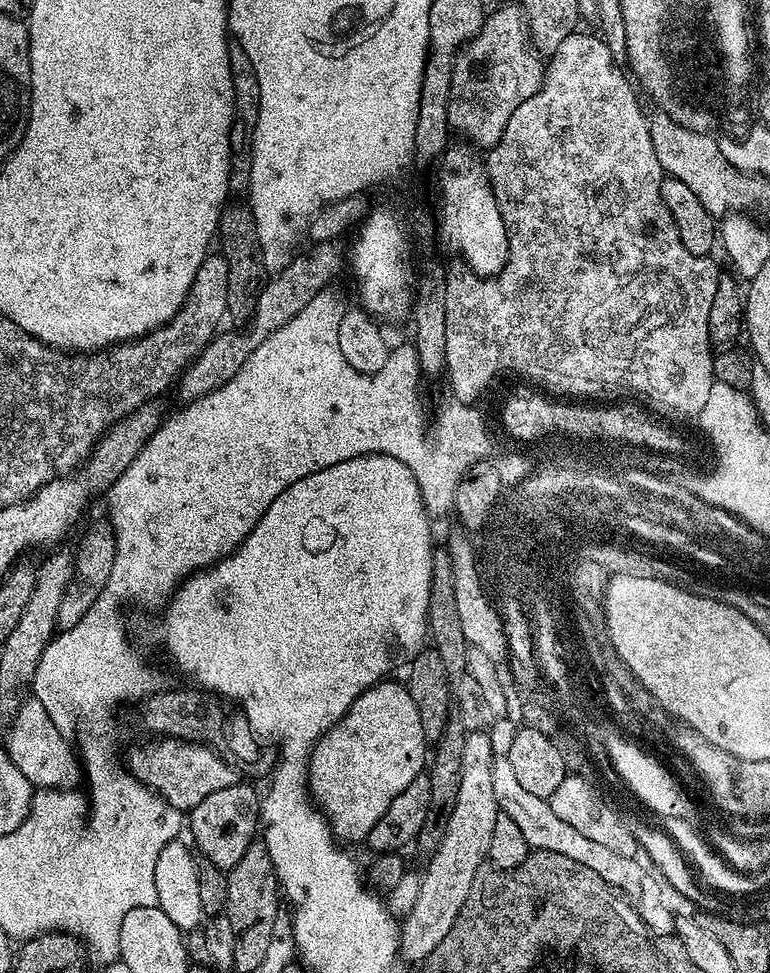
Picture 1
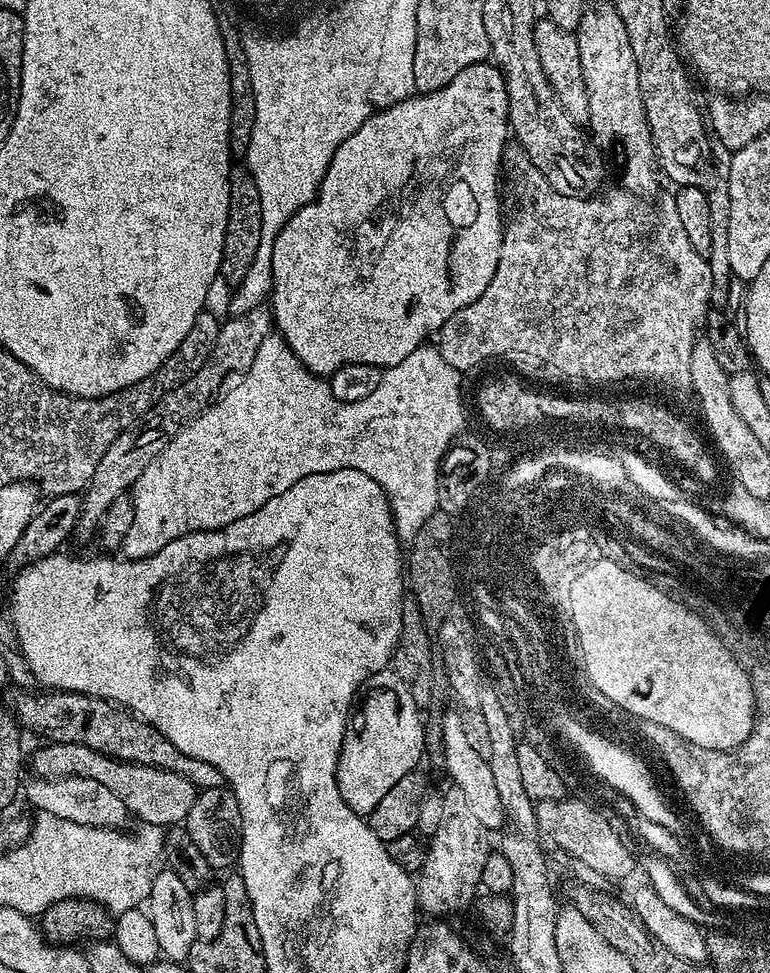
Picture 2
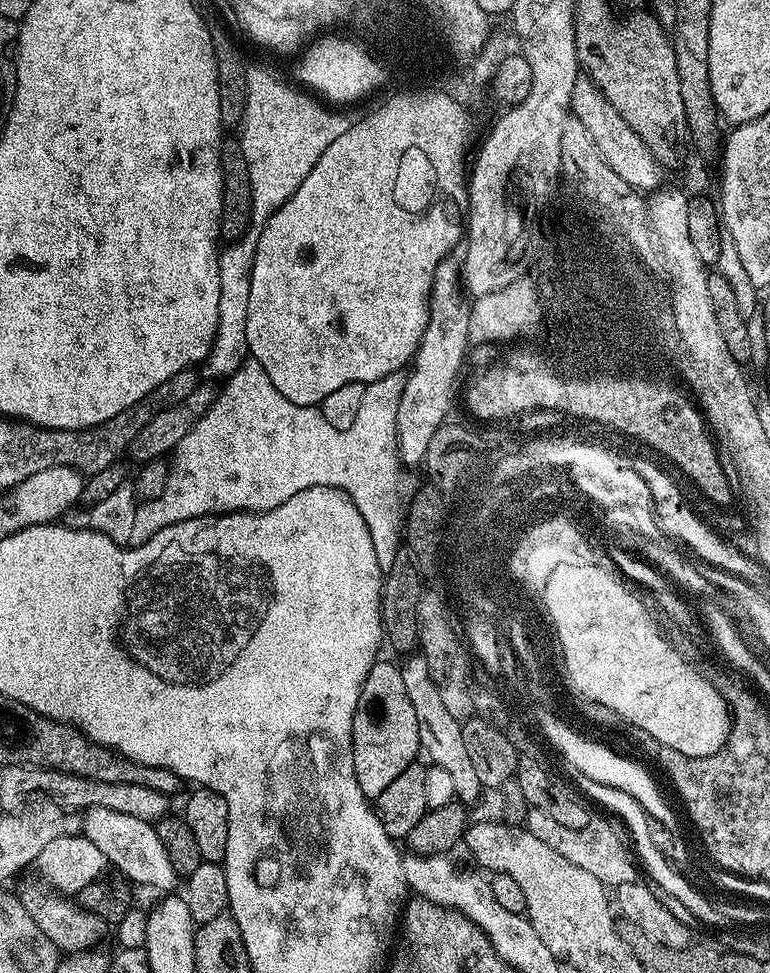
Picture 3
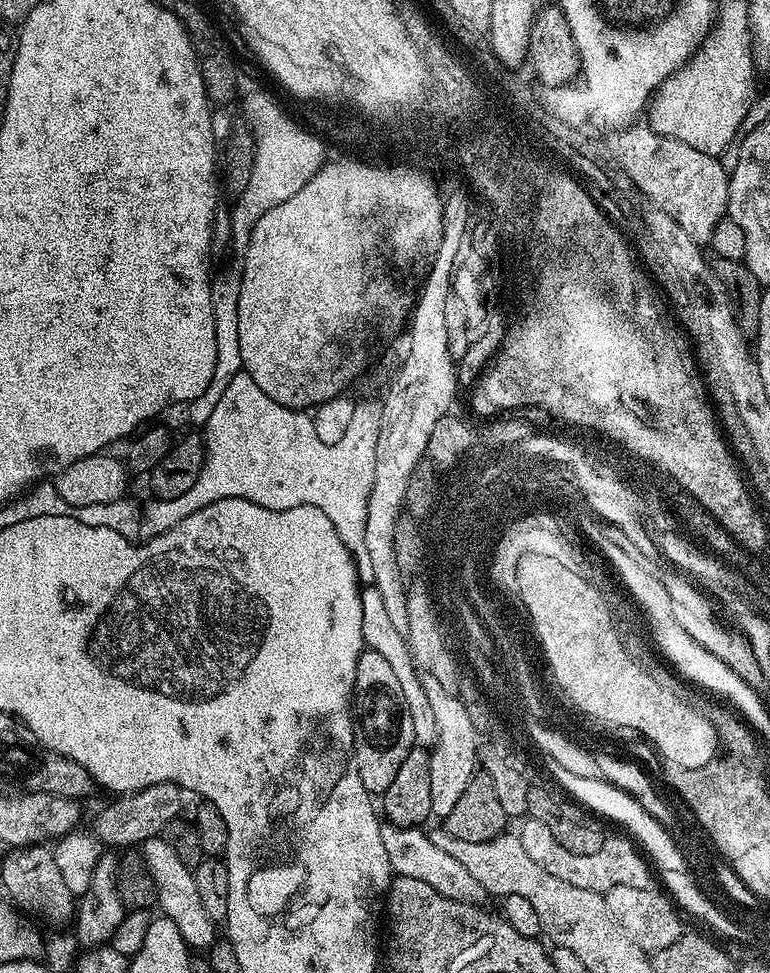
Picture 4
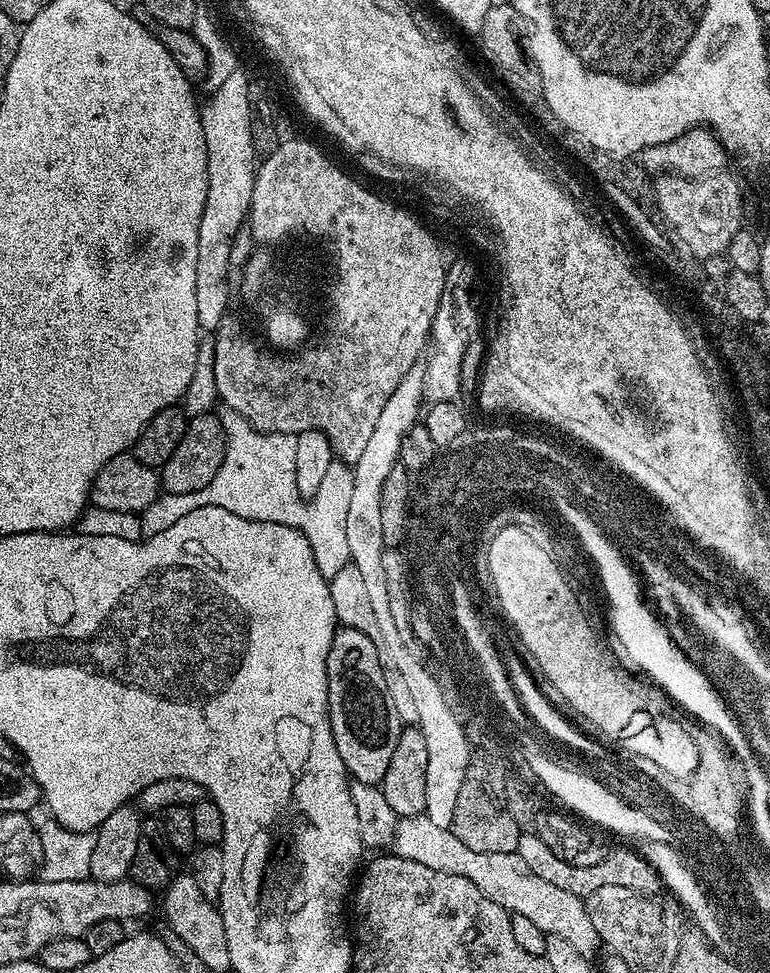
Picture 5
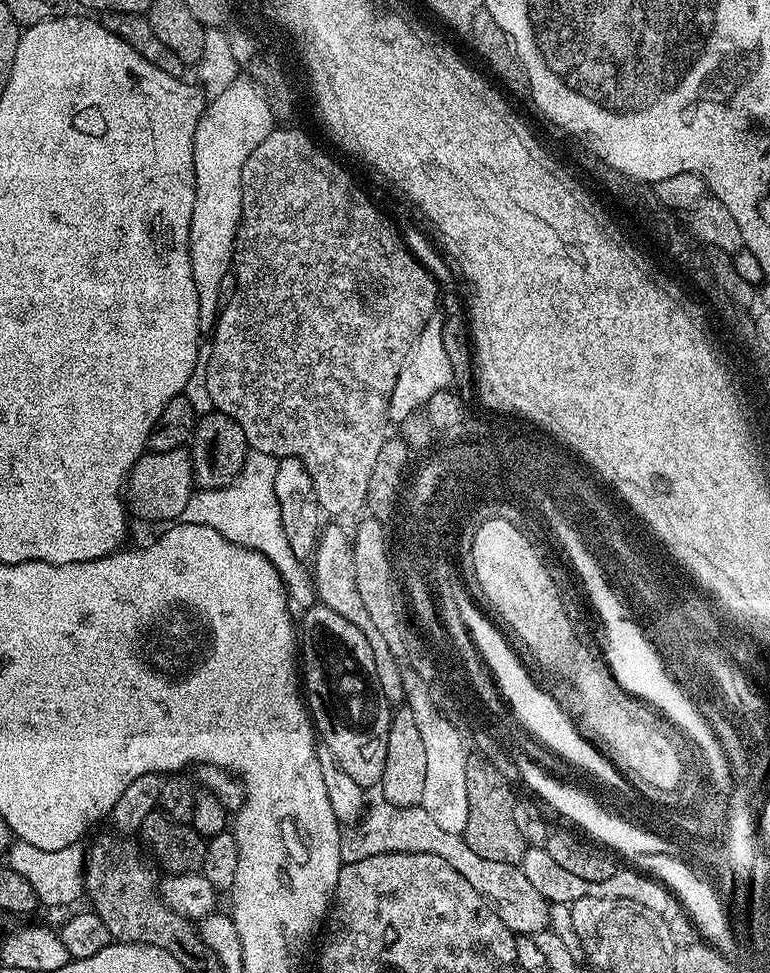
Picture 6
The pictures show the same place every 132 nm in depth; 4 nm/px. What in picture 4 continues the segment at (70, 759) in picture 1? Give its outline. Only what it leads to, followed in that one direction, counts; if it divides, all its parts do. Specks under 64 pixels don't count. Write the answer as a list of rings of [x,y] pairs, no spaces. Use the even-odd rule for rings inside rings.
[[[159,836],[144,841],[142,851],[144,851],[142,853],[143,862],[156,887],[156,904],[160,908],[159,911],[166,918],[170,918],[170,922],[174,922],[174,926],[178,926],[189,949],[211,949],[218,939],[218,933],[216,933],[218,924],[217,921],[208,917],[206,910],[202,910],[202,902],[198,899],[198,890],[194,887],[192,869],[184,865],[174,855],[174,850],[170,850],[170,846],[166,846],[166,842]]]

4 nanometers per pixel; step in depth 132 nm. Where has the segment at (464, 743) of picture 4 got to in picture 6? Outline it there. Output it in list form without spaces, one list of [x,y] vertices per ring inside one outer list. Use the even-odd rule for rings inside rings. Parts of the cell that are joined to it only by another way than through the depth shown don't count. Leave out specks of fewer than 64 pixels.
[[[408,670],[403,677],[406,706],[414,714],[414,722],[418,722],[422,746],[426,750],[426,787],[422,793],[422,806],[426,814],[434,818],[434,826],[446,830],[446,834],[459,836],[466,830],[466,814],[470,814],[465,785],[466,762],[470,752],[464,749],[465,733],[449,727],[449,720],[439,714],[427,685],[418,674]]]

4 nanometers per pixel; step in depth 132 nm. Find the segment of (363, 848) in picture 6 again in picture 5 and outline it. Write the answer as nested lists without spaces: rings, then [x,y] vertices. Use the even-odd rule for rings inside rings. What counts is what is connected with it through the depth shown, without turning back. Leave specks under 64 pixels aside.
[[[425,815],[399,817],[396,827],[392,829],[390,848],[395,855],[410,858],[410,862],[422,862],[422,866],[430,866],[430,870],[470,878],[470,882],[474,882],[474,886],[478,886],[490,902],[498,902],[498,906],[505,908],[512,916],[530,918],[530,922],[534,922],[534,926],[538,926],[545,936],[563,938],[583,956],[591,957],[592,951],[601,947],[600,936],[590,922],[584,900],[529,872],[526,862],[522,862],[515,852],[470,850],[470,846],[462,846],[462,842],[454,838],[451,828],[434,826],[434,822],[430,822]]]

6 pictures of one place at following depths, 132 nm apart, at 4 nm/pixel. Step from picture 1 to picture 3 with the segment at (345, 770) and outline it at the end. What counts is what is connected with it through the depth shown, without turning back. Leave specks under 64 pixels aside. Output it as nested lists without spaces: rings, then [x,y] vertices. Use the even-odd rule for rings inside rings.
[[[377,662],[373,664],[358,706],[354,710],[352,723],[352,749],[354,750],[354,774],[358,778],[358,787],[370,802],[402,774],[411,764],[417,763],[421,755],[418,717],[414,715],[414,706],[410,706],[410,694],[406,694],[404,673],[392,664]]]

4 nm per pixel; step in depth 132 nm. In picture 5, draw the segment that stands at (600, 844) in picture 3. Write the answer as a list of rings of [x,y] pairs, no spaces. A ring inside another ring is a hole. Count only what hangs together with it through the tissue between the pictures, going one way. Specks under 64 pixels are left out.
[[[524,834],[521,835],[515,853],[522,858],[522,862],[526,862],[529,872],[538,874],[538,878],[581,898],[586,898],[591,892],[598,890],[598,886],[626,886],[626,890],[641,892],[643,896],[653,898],[659,897],[659,892],[662,892],[659,874],[636,850],[631,852],[628,848],[620,848],[617,852],[609,851],[602,858],[602,862],[596,863],[595,866],[575,868],[570,866],[570,862],[562,862],[562,858],[558,858],[554,850],[550,850],[550,846],[542,842],[542,838],[538,838],[535,834]]]

